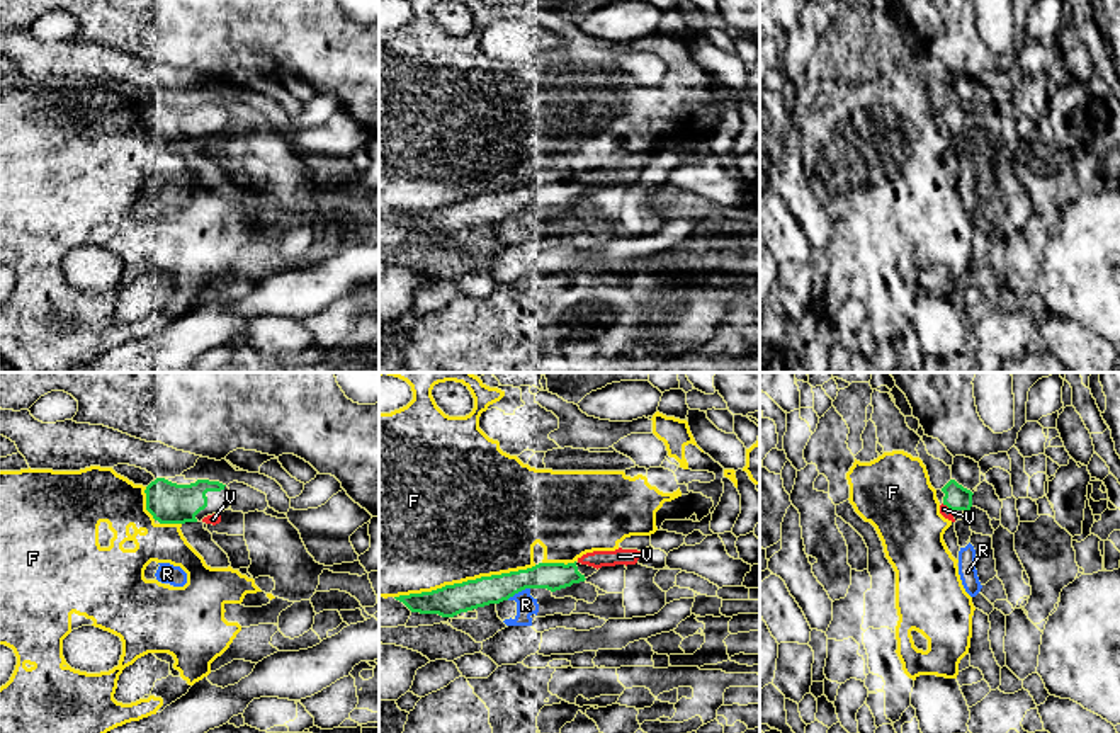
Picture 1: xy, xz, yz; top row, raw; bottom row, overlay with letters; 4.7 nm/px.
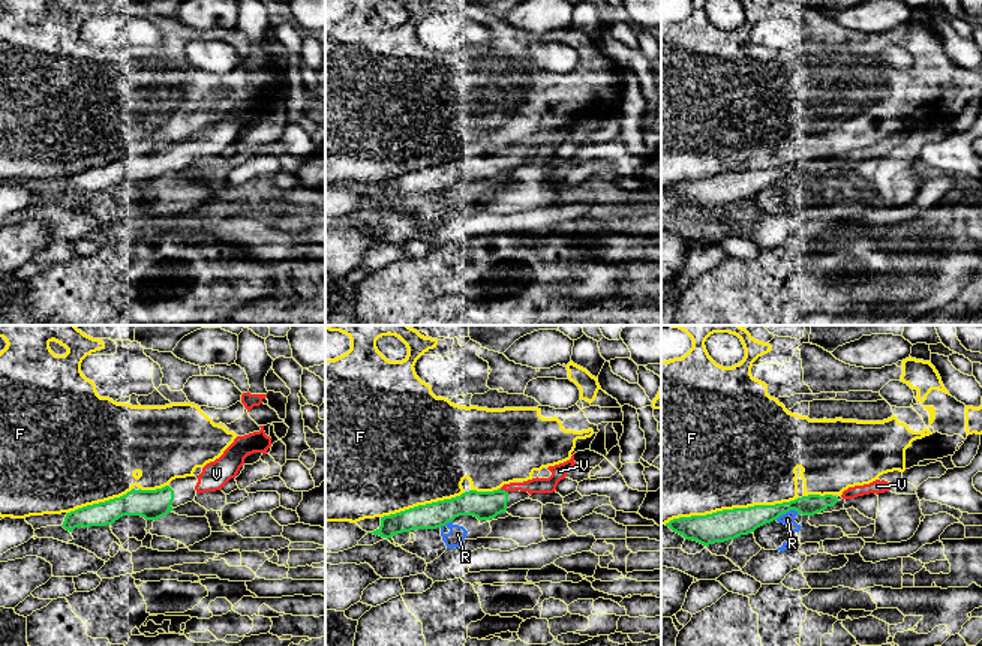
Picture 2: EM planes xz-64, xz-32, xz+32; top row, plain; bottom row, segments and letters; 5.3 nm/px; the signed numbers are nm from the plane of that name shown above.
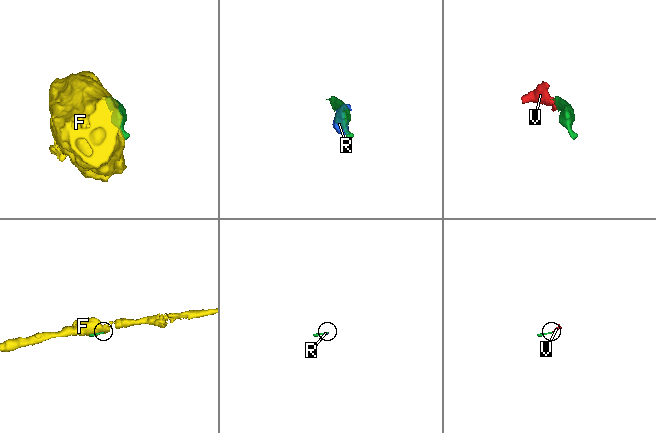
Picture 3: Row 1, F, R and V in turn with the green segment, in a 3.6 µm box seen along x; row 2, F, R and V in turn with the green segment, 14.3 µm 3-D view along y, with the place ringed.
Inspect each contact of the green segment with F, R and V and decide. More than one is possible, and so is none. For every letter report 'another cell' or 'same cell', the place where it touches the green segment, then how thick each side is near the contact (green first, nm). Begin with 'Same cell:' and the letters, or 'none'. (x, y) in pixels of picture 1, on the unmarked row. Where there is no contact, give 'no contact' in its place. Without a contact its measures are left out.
Same cell: V
F: another cell; meets green in xz at (464, 201); 150 nm thick on the green side, 500 nm on the other
R: another cell; meets green in xz at (517, 211); 140 nm thick on the green side, 100 nm on the other
V: same cell; meets green in yz at (947, 125); 120 nm thick on the green side, 50 nm on the other

